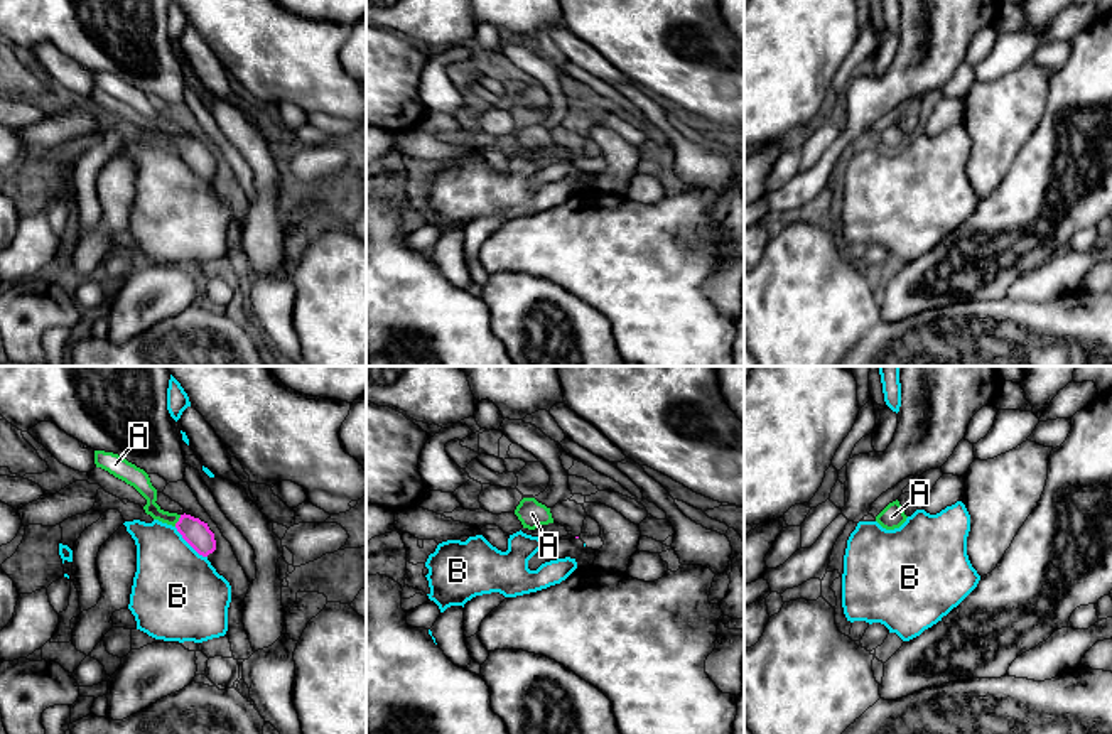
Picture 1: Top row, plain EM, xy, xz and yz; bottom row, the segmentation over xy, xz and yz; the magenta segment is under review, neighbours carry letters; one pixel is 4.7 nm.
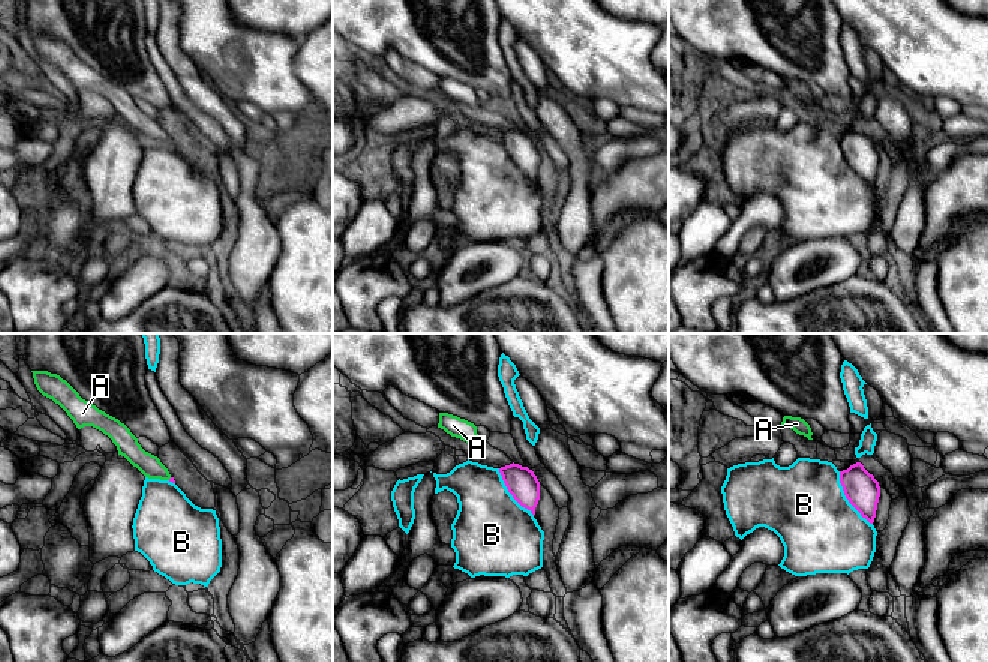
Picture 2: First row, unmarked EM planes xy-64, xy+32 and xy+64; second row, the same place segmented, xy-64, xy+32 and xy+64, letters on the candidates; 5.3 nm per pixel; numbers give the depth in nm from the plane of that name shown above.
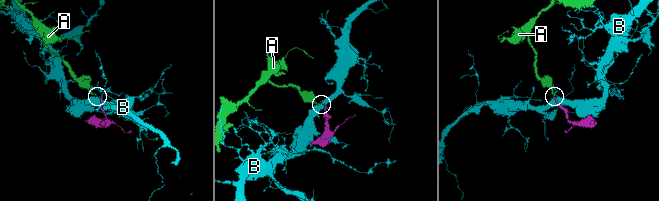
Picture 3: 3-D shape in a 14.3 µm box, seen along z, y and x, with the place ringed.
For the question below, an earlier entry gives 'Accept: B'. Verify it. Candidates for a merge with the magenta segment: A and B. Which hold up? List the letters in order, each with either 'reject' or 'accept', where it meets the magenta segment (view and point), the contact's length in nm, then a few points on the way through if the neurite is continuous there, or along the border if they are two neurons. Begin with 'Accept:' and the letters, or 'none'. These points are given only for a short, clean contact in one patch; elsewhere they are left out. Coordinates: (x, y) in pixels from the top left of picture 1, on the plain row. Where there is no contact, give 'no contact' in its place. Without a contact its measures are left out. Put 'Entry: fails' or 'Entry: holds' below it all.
Accept: A
A: accept | xy (179, 142) | 70 nm | across xy (194, 154), (179, 142), (162, 139), (142, 105)
B: reject | xy (189, 166) | 220 nm
Entry: fails

